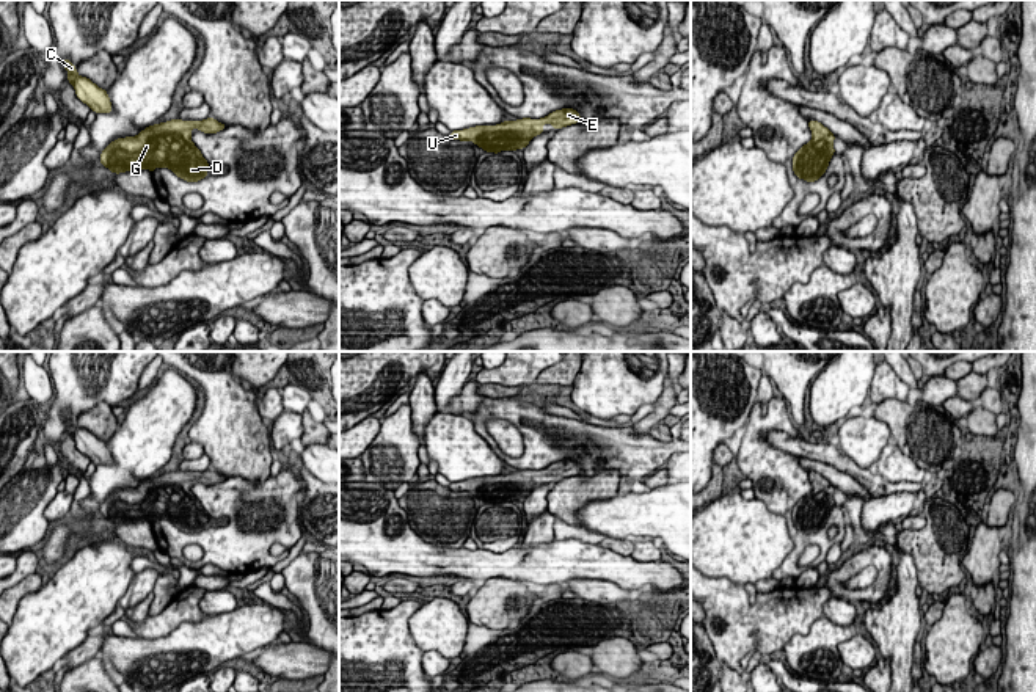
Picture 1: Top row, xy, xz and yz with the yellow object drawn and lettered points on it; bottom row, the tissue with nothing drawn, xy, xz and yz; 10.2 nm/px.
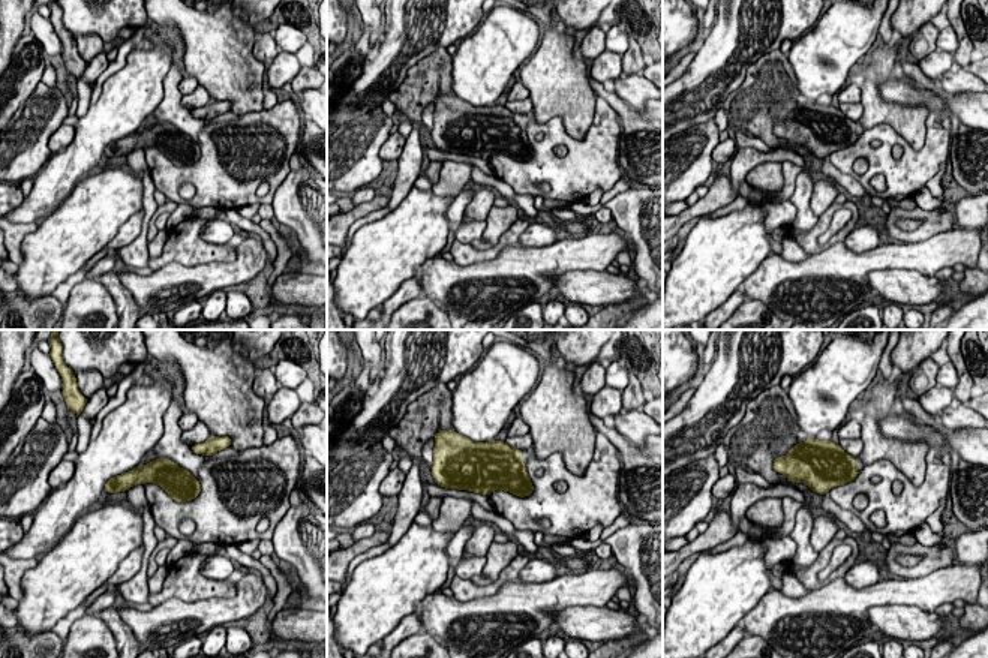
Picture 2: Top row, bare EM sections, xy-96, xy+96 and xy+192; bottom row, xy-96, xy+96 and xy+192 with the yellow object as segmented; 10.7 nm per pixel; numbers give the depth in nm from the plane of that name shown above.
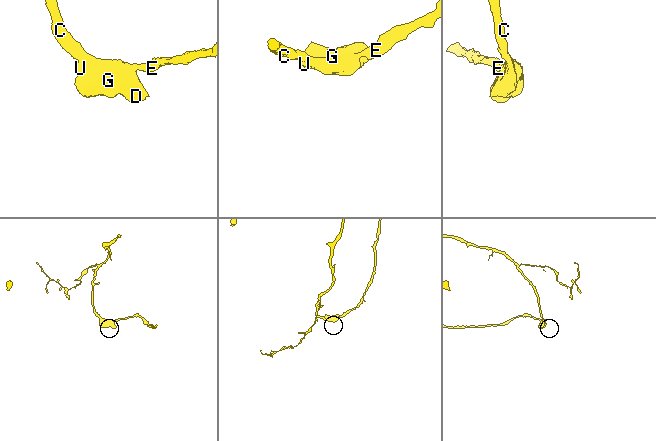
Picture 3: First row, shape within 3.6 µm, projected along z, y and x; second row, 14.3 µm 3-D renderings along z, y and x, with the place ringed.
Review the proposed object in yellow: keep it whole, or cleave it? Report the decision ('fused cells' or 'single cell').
single cell

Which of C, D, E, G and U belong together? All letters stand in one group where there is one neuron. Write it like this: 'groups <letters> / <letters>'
groups C D E G U

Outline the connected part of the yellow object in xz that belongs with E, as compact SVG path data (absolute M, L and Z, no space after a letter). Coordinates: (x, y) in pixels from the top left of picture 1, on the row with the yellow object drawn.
M562 108L540 119L523 118L516 121L504 121L496 126L476 126L449 133L452 140L472 141L485 152L499 154L501 151L524 149L529 141L543 133L545 124L553 124L554 130L578 124L581 115L573 108Z

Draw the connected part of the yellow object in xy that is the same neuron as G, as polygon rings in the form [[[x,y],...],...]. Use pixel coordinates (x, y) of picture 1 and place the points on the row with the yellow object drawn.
[[[213,118],[155,122],[135,137],[116,138],[100,152],[100,163],[119,174],[132,169],[168,168],[187,182],[207,177],[210,165],[192,141],[192,130],[217,133],[226,126]]]

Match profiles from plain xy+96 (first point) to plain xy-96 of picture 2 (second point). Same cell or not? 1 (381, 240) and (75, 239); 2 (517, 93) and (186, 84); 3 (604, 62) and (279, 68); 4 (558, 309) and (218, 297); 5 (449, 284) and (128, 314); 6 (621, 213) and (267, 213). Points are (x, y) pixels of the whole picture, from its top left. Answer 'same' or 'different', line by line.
1: same
2: same
3: same
4: same
5: different
6: different

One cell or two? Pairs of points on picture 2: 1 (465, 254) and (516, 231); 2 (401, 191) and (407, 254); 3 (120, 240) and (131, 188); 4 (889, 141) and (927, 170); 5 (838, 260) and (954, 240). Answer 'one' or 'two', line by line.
1: one
2: two
3: two
4: one
5: one

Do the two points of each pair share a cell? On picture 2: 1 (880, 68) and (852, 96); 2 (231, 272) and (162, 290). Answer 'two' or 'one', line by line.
1: two
2: one

